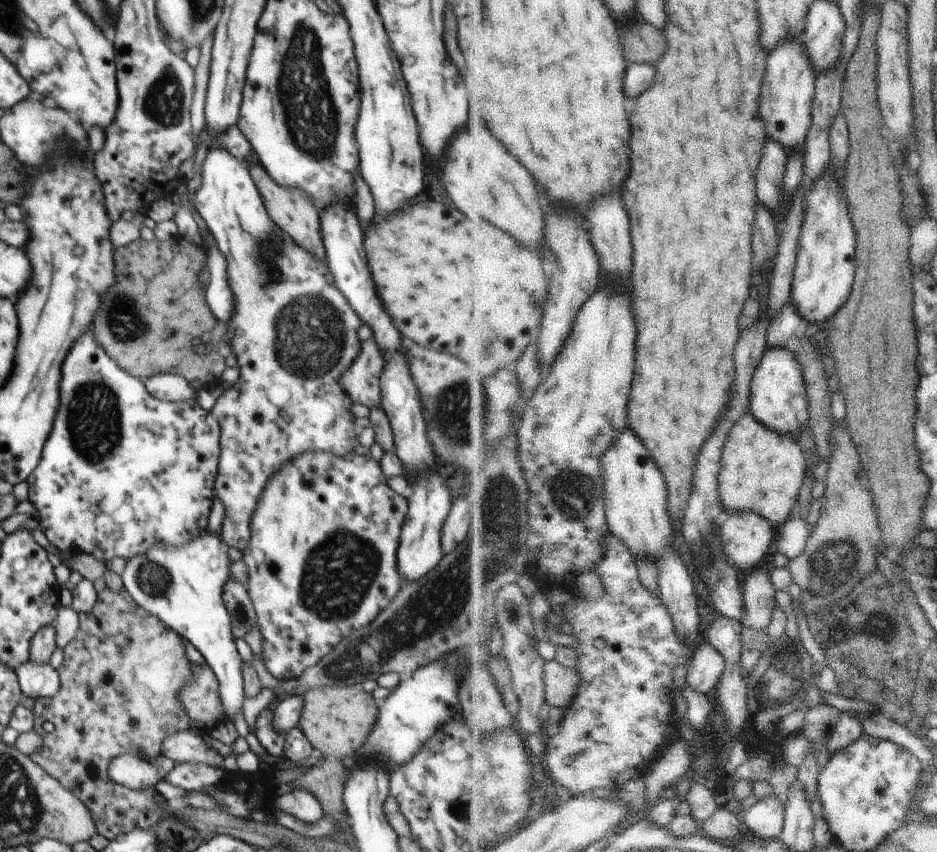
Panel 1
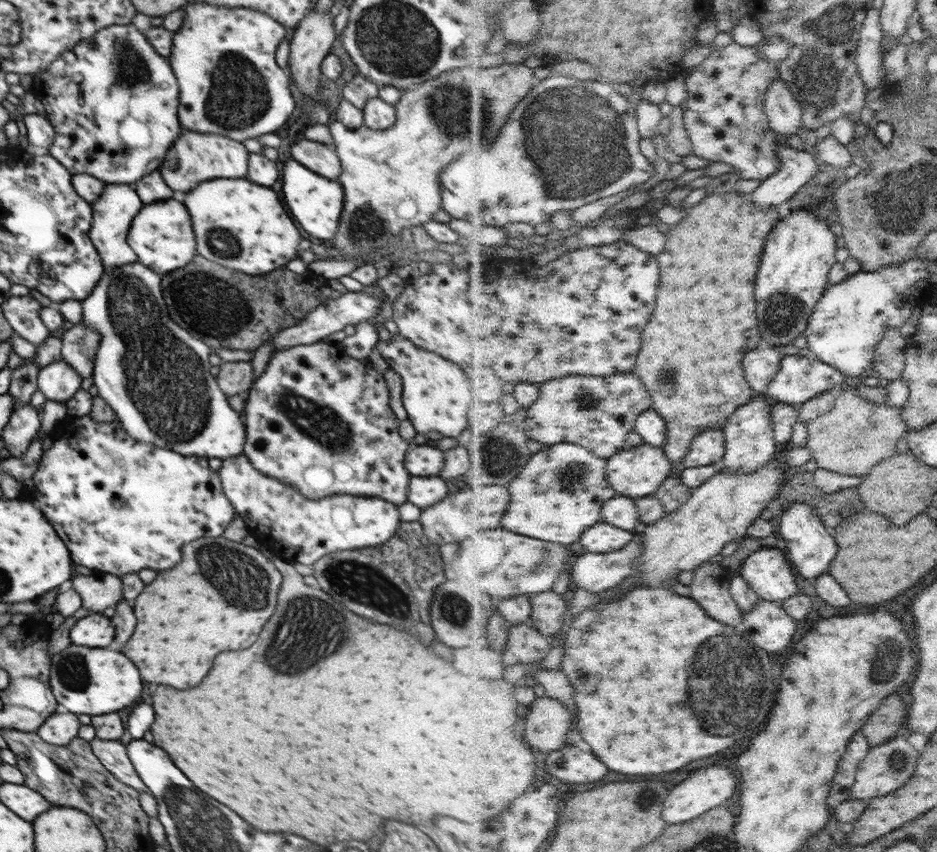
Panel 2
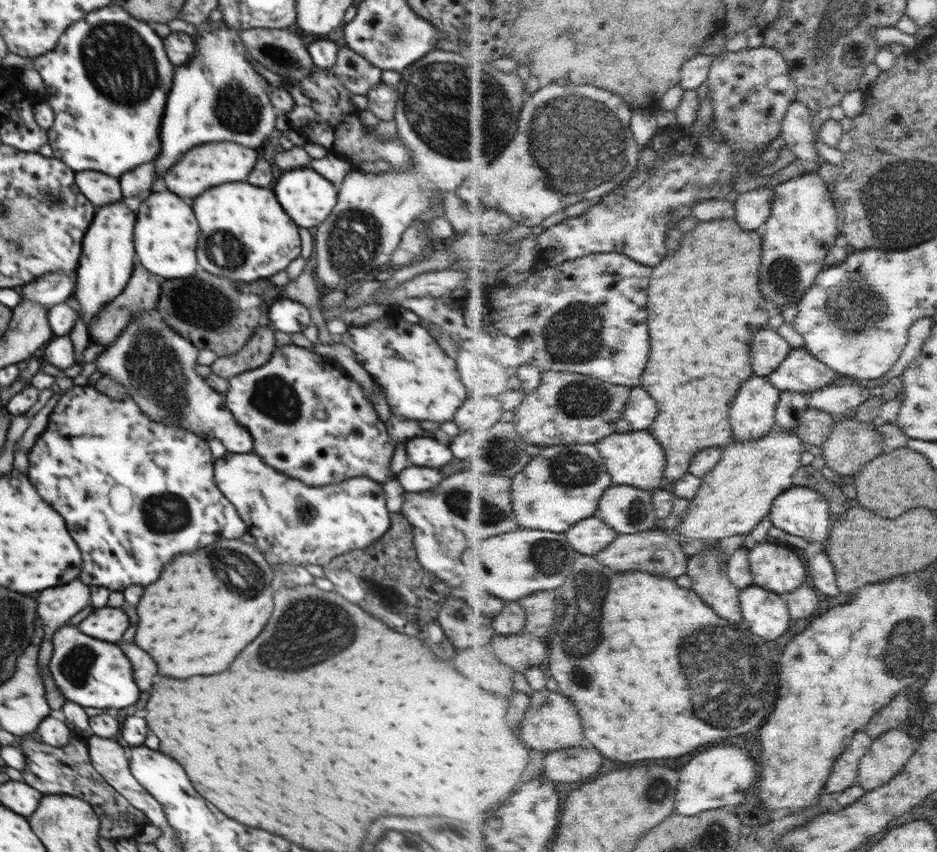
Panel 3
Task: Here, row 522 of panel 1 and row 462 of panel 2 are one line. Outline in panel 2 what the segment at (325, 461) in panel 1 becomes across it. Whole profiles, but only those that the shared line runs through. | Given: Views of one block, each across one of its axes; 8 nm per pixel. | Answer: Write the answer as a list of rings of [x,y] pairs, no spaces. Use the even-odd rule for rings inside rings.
[[[319,341],[308,345],[299,345],[290,349],[282,349],[274,352],[266,369],[260,377],[254,381],[254,387],[250,391],[244,410],[246,411],[245,431],[247,432],[243,454],[262,474],[270,478],[276,478],[284,482],[284,485],[295,488],[306,498],[324,498],[332,494],[346,494],[354,496],[372,496],[382,498],[395,505],[401,505],[407,501],[407,490],[411,474],[406,470],[406,453],[411,448],[408,440],[398,433],[399,418],[394,414],[390,406],[390,389],[385,376],[371,367],[368,358],[355,359],[347,355],[338,345],[326,344]]]

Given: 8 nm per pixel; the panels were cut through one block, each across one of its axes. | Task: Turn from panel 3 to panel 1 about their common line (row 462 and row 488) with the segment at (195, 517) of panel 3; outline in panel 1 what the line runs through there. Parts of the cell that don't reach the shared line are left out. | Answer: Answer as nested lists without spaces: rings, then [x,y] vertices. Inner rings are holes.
[[[84,334],[76,346],[70,350],[68,358],[62,364],[62,382],[60,382],[60,410],[54,420],[54,430],[42,450],[40,464],[27,478],[29,486],[28,500],[36,508],[36,517],[39,520],[39,529],[47,536],[50,544],[57,548],[62,557],[68,559],[76,553],[92,555],[103,563],[113,558],[136,558],[137,561],[144,558],[149,548],[154,545],[169,545],[181,547],[189,543],[200,533],[206,533],[209,529],[209,514],[215,497],[215,480],[219,467],[221,448],[219,438],[221,435],[219,422],[216,417],[197,401],[187,400],[181,403],[171,403],[154,398],[143,383],[144,380],[132,376],[125,370],[120,370],[106,352],[96,344],[92,334]]]

